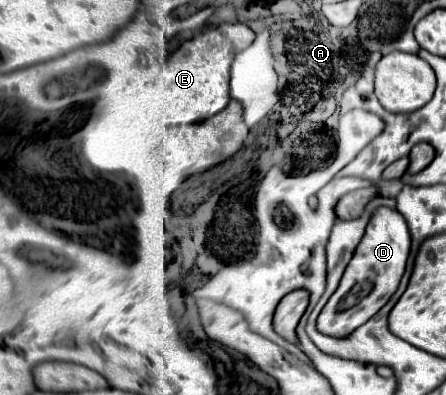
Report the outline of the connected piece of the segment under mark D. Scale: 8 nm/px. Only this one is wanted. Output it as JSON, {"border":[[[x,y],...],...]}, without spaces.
{"border":[[[379,207],[369,219],[365,235],[359,241],[337,291],[323,307],[317,319],[317,329],[331,337],[345,337],[353,329],[363,325],[367,319],[371,319],[397,291],[405,271],[409,245],[411,245],[411,235],[407,229],[407,221],[403,221],[403,215],[397,209]]]}

